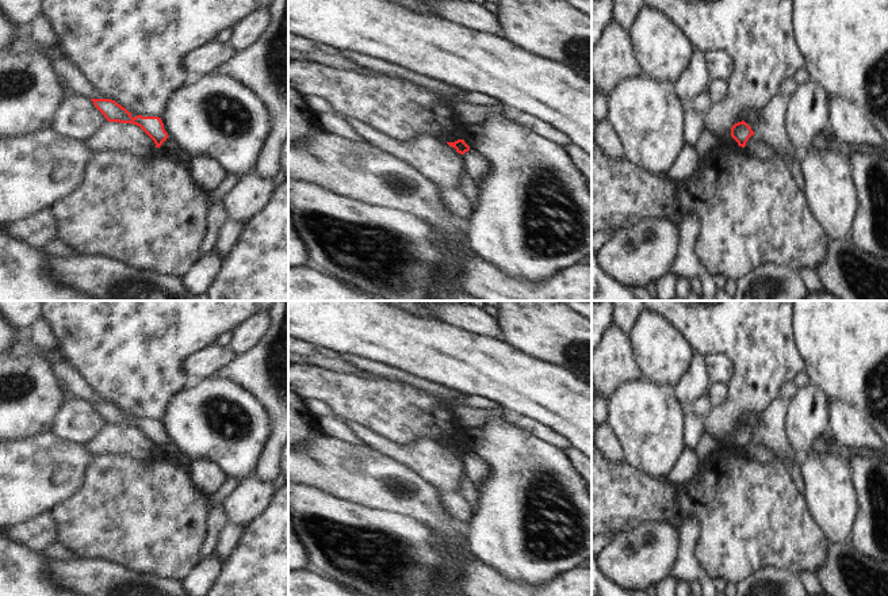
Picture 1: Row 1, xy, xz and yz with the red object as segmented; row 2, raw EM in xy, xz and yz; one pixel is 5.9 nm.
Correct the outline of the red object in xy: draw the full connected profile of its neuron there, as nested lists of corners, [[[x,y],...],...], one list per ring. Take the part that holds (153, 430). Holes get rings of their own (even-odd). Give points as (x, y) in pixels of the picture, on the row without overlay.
[[[91,402],[95,410],[104,419],[108,425],[133,427],[139,429],[160,451],[168,442],[168,436],[164,432],[164,427],[158,420],[131,420],[125,410],[111,402]]]

